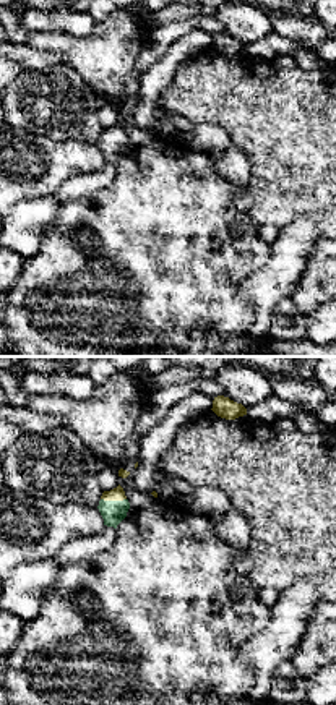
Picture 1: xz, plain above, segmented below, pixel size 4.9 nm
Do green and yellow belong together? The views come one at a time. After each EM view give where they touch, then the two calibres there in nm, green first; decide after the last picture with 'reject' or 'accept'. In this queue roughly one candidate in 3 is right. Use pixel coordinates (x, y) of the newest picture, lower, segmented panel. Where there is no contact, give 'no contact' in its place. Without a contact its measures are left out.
contact (114, 501); calibres 120 and 70 nm

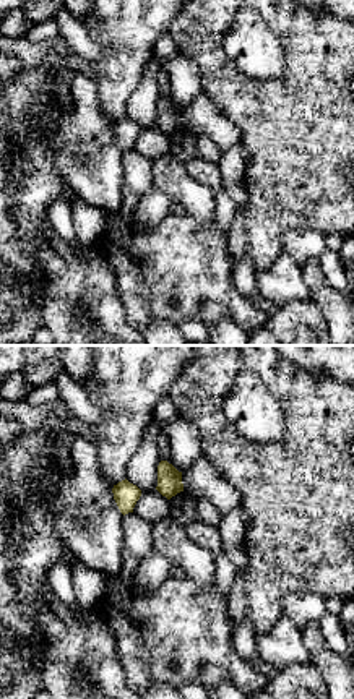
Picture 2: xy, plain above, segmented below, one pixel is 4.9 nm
no contact

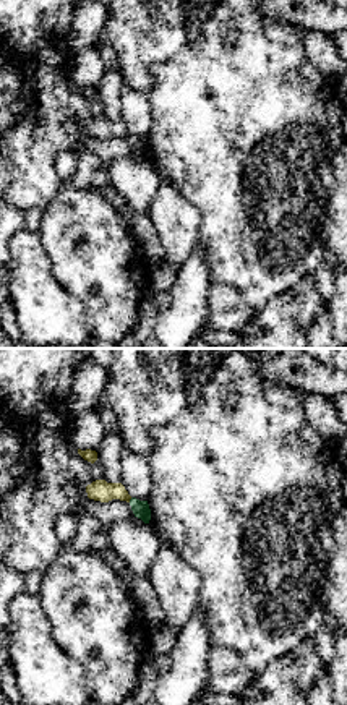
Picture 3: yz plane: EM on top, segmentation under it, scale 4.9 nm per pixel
contact (130, 499); calibres 80 and 110 nm

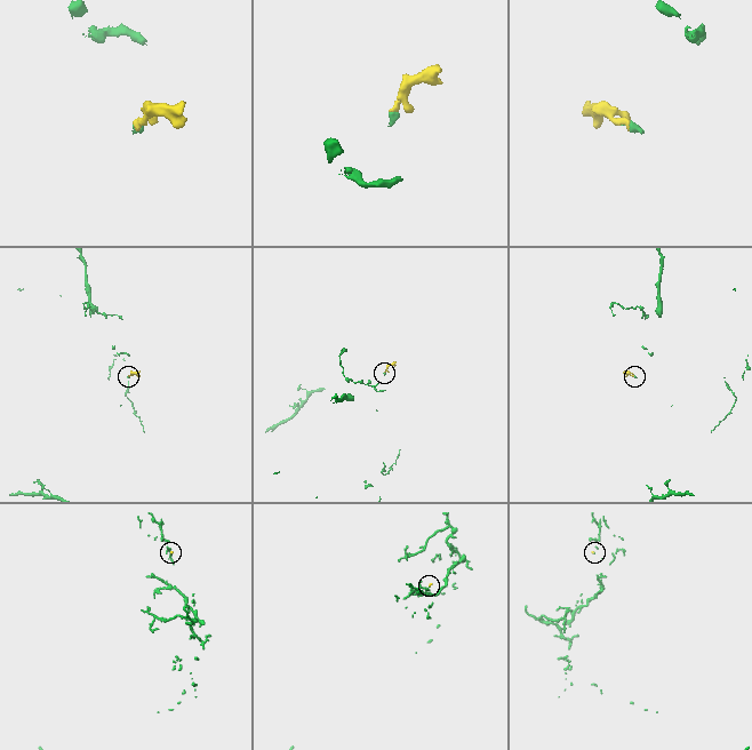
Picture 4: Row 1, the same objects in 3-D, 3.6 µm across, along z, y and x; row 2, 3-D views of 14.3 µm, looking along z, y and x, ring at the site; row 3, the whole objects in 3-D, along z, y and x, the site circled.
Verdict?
accept

